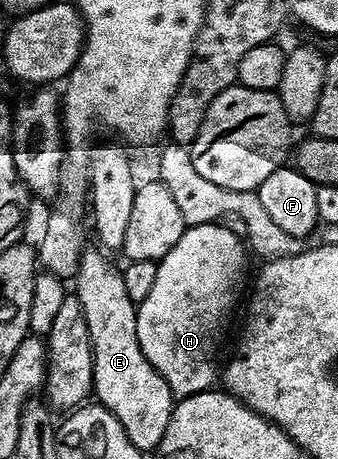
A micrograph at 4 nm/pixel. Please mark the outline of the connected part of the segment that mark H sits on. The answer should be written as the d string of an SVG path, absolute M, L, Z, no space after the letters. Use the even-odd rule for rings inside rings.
M223 223L185 227L182 238L157 263L154 287L136 309L142 354L162 374L173 397L209 391L218 380L216 355L224 323L240 296L248 272L249 249Z

